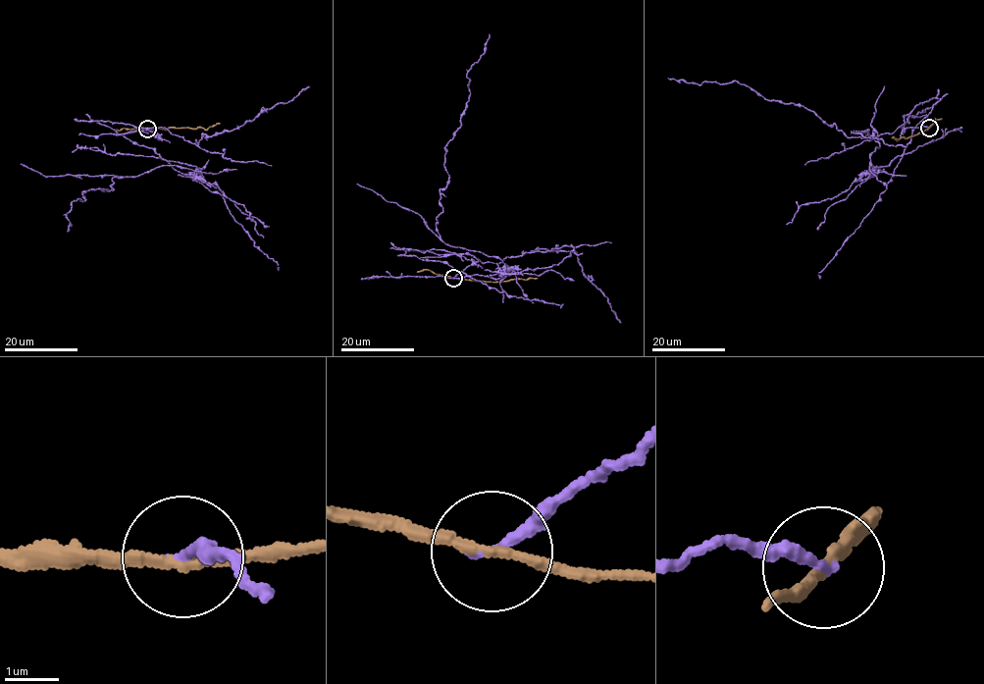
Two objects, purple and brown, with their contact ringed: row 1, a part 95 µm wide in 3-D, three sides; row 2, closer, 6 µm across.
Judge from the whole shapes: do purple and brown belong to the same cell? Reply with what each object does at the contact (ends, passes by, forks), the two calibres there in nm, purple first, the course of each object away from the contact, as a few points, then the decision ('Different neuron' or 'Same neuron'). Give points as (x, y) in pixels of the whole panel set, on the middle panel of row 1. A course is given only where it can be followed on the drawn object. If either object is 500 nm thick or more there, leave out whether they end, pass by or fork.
At the ring purple ends. At the ring brown passes by. Thickness 220 nm (purple) against 170 nm. Course of purple: (452, 277), (472, 261), (428, 258), (509, 274), (436, 226), (489, 34). Course of brown: (452, 277), (482, 282), (537, 279). Different neuron

